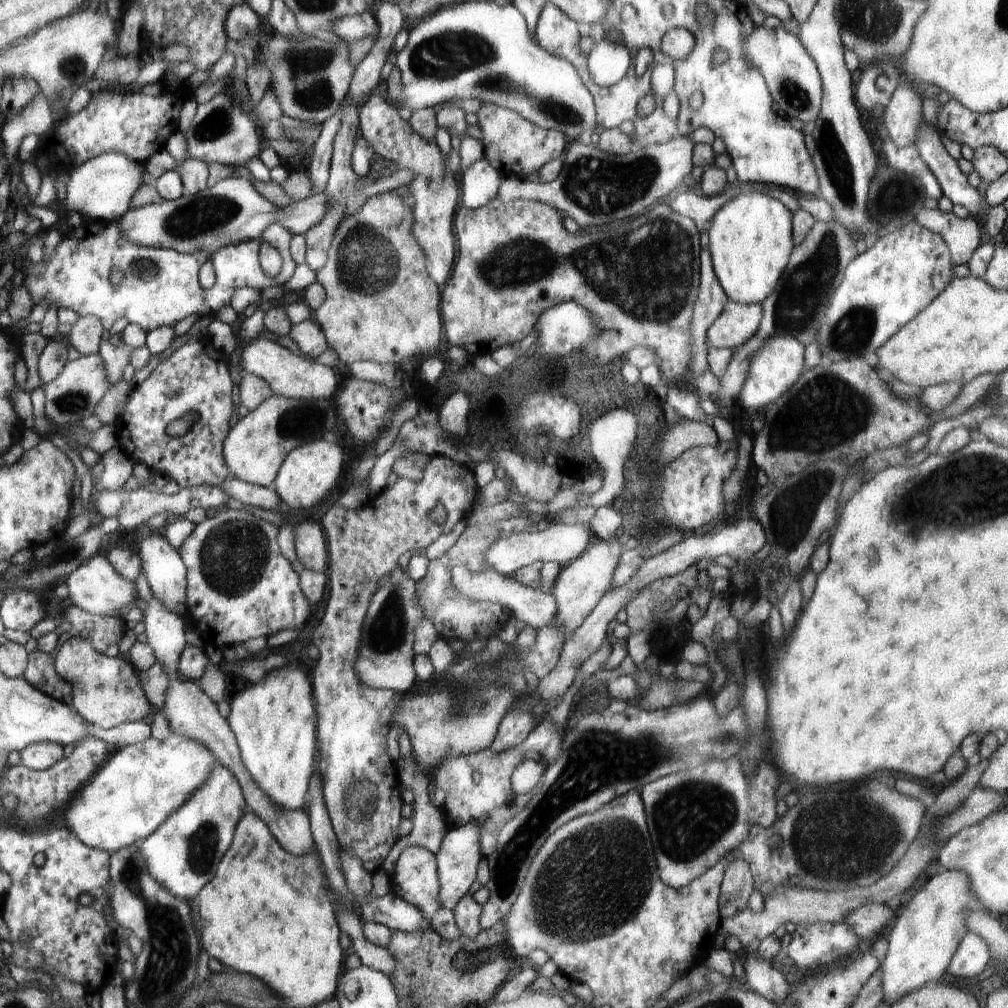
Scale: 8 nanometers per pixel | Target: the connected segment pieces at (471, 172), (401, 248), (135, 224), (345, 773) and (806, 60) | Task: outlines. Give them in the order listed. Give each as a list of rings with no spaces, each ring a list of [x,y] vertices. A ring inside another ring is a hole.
[[[488,159],[475,161],[462,173],[462,204],[470,210],[486,205],[498,194],[501,179]]]
[[[390,191],[372,195],[338,225],[326,264],[316,273],[316,281],[324,287],[327,300],[315,310],[315,316],[340,362],[348,365],[358,360],[369,360],[378,364],[400,364],[406,356],[440,356],[436,354],[442,338],[440,292],[428,274],[423,248],[413,235],[414,222],[412,208],[404,204],[402,197]]]
[[[227,178],[200,193],[184,192],[173,201],[162,200],[158,204],[131,207],[116,219],[121,228],[119,244],[175,249],[184,253],[194,250],[211,253],[229,244],[261,237],[265,228],[273,222],[288,227],[294,234],[305,235],[324,220],[330,204],[326,191],[320,191],[284,208],[277,207],[263,198],[246,178]]]
[[[434,455],[428,461],[422,480],[417,483],[398,477],[393,486],[387,485],[380,492],[369,497],[358,512],[344,509],[336,503],[323,516],[324,535],[328,539],[330,556],[330,596],[322,620],[313,631],[312,643],[319,650],[319,659],[314,670],[313,686],[316,702],[319,703],[319,758],[317,771],[322,781],[322,796],[328,811],[336,838],[341,846],[360,859],[362,866],[373,875],[382,866],[398,838],[398,826],[402,822],[402,798],[398,780],[398,770],[386,752],[386,736],[394,712],[400,710],[404,694],[390,689],[381,689],[363,683],[355,671],[363,624],[373,594],[382,586],[397,565],[413,552],[424,552],[442,534],[448,534],[458,521],[467,518],[474,510],[476,494],[479,490],[474,471],[468,466],[460,466],[447,456]],[[436,507],[446,511],[446,521],[436,524],[430,512]]]
[[[756,25],[743,40],[743,58],[747,66],[758,69],[771,89],[776,104],[795,122],[812,122],[821,111],[822,81],[816,63],[800,39],[784,27],[767,29]]]

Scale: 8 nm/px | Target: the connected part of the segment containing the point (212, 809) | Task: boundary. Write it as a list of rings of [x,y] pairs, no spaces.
[[[218,759],[211,778],[191,800],[156,829],[138,850],[148,874],[178,898],[192,901],[215,878],[219,862],[234,842],[235,830],[247,811],[243,787]]]

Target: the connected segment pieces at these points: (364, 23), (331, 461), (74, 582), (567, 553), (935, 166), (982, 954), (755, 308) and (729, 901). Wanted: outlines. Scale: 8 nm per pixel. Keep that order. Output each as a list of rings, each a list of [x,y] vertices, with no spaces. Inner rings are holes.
[[[364,11],[331,22],[331,32],[343,41],[351,43],[361,38],[373,37],[378,32],[378,24],[370,11]]]
[[[318,439],[307,445],[297,446],[287,454],[275,478],[274,488],[281,501],[290,506],[292,510],[310,508],[322,500],[322,496],[326,494],[326,490],[330,490],[332,484],[338,482],[340,472],[342,472],[340,448],[336,444],[328,444],[324,439]]]
[[[99,553],[89,558],[83,565],[80,565],[72,574],[69,574],[65,582],[68,586],[69,602],[95,615],[108,615],[116,617],[122,608],[134,606],[137,597],[137,589],[134,581],[130,582],[124,578],[107,556]]]
[[[559,522],[549,524],[542,531],[512,533],[507,537],[497,538],[497,541],[488,550],[487,561],[491,568],[505,577],[522,566],[540,561],[543,563],[556,561],[565,567],[578,560],[580,554],[585,552],[590,538],[587,528],[588,526],[582,523],[566,524]]]
[[[923,120],[914,145],[918,145],[919,155],[934,173],[943,196],[947,196],[953,204],[962,204],[970,216],[982,224],[989,208],[987,201],[977,188],[972,188],[968,184],[967,176],[958,167],[957,160],[946,151],[940,137],[939,132],[928,127]]]
[[[968,932],[960,941],[947,971],[958,978],[974,978],[988,966],[988,962],[992,962],[992,958],[987,942],[979,934]]]
[[[729,301],[707,330],[708,348],[730,349],[735,354],[758,332],[762,315],[761,303],[743,305]]]
[[[740,857],[730,861],[722,882],[722,894],[718,904],[720,916],[729,919],[744,910],[753,889],[753,876],[749,864]]]

